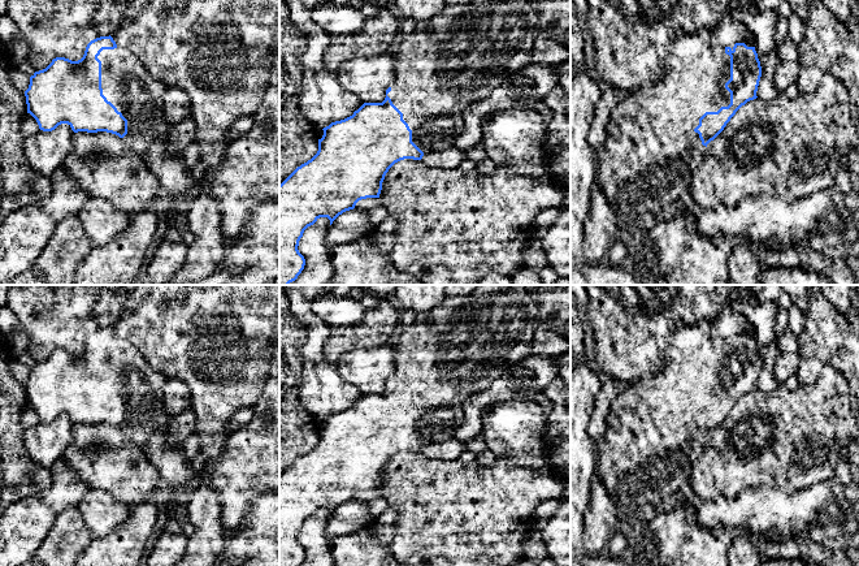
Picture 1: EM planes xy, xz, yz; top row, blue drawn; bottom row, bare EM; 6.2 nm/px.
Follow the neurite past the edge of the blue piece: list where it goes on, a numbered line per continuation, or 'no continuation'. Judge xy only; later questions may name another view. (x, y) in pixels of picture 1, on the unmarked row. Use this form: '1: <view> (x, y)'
1: xy (126, 375)

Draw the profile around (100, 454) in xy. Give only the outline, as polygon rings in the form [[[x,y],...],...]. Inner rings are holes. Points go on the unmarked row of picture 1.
[[[74,424],[74,437],[64,458],[90,488],[109,492],[129,506],[142,504],[152,489],[162,484],[157,468],[148,461],[138,444],[129,440],[122,429],[112,424]]]

